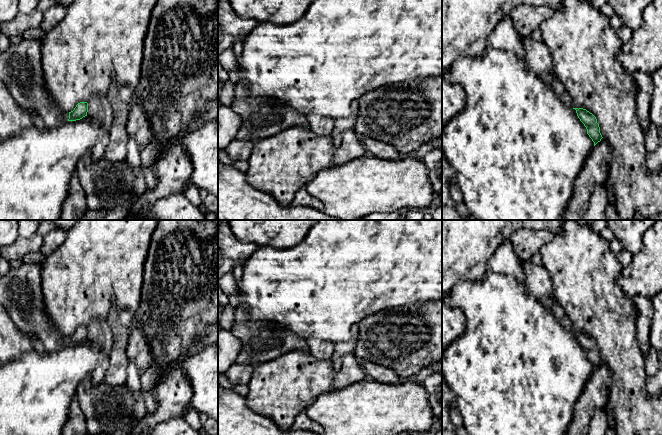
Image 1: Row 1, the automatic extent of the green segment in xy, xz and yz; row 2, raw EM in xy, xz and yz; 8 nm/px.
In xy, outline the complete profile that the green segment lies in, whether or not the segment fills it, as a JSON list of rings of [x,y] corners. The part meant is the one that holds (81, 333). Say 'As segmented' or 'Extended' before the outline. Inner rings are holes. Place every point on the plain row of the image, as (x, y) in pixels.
Extended. [[[23,262],[21,266],[10,268],[6,275],[0,276],[0,305],[9,313],[13,323],[28,336],[39,340],[47,352],[57,351],[67,345],[76,345],[87,340],[87,326],[80,326],[73,335],[64,336],[50,319],[42,292],[41,265],[37,262]]]

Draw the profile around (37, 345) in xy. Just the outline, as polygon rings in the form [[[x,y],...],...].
[[[29,336],[29,338],[31,340],[31,343],[32,343],[32,346],[33,346],[34,350],[36,350],[39,353],[46,353],[47,352],[45,350],[44,345],[39,340],[37,340],[36,338],[31,337],[31,336]]]

